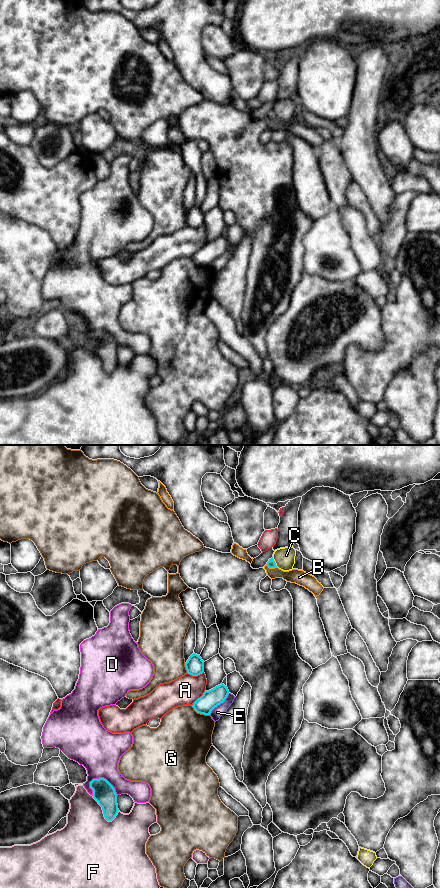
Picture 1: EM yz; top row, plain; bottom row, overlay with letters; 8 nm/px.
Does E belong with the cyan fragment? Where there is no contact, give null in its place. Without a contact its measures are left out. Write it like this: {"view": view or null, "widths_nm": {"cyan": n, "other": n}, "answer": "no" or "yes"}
{"view": "yz", "widths_nm": {"cyan": 150, "other": 90}, "answer": "no"}

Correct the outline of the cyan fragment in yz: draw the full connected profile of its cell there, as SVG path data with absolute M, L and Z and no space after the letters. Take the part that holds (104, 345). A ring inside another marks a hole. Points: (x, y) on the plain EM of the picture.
M99 330L90 334L90 340L93 350L102 359L105 371L112 373L119 363L114 339L106 331Z

